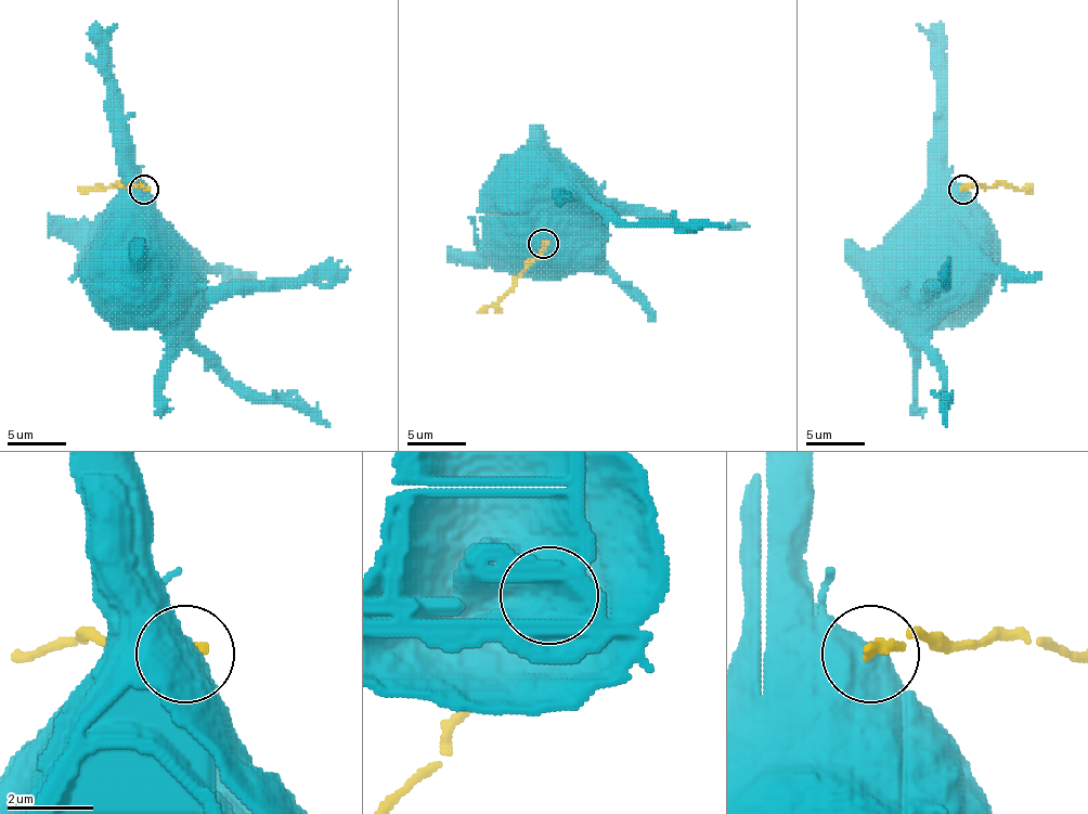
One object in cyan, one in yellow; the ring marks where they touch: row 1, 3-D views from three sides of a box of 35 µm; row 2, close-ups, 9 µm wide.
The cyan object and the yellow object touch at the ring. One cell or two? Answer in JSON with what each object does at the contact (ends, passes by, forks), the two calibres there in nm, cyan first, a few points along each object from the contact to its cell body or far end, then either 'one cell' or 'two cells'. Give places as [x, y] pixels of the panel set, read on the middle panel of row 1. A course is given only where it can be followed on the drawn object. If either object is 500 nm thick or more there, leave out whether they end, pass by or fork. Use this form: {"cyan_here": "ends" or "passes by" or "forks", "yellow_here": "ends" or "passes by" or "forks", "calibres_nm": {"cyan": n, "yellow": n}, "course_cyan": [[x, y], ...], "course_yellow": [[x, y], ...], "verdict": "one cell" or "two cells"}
{"calibres_nm": {"cyan": 750, "yellow": 280}, "course_cyan": [[542, 244], [545, 203], [519, 176]], "course_yellow": [[542, 244], [540, 256], [516, 282], [495, 302], [477, 312]], "verdict": "two cells"}

